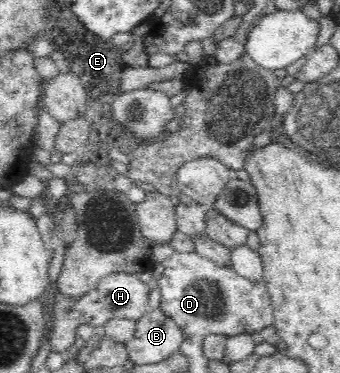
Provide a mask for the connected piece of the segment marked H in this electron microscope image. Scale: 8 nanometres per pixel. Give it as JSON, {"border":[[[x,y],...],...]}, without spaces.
{"border":[[[115,272],[103,276],[96,288],[78,300],[68,299],[58,291],[52,303],[54,312],[54,325],[50,334],[52,349],[66,355],[68,348],[76,340],[76,330],[80,324],[90,324],[94,327],[105,326],[109,320],[114,318],[137,321],[141,316],[150,312],[150,306],[148,306],[150,292],[150,288],[145,282],[140,281],[137,275],[126,272]]]}

